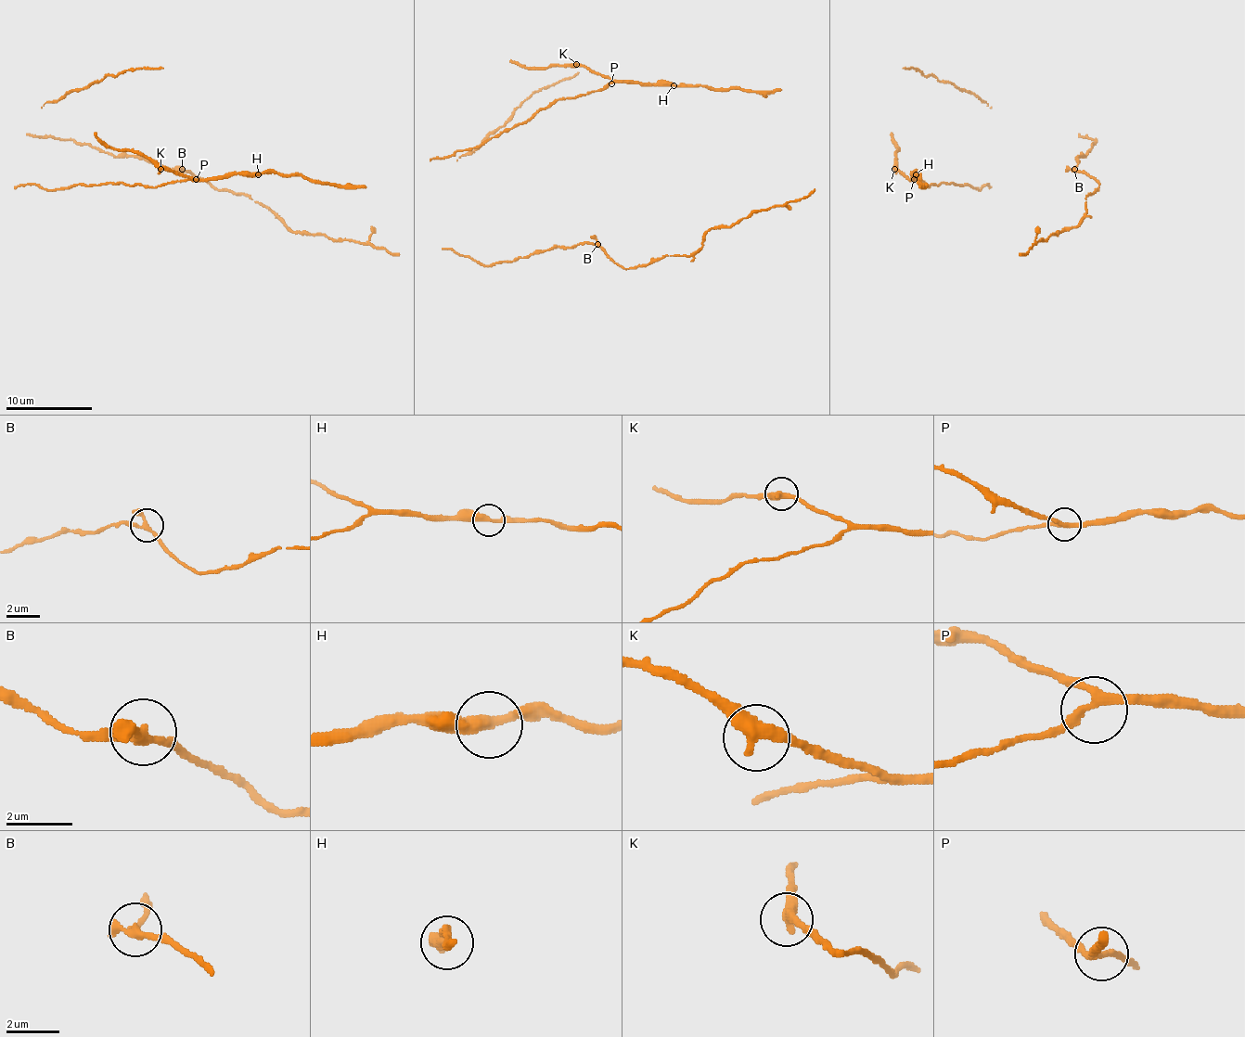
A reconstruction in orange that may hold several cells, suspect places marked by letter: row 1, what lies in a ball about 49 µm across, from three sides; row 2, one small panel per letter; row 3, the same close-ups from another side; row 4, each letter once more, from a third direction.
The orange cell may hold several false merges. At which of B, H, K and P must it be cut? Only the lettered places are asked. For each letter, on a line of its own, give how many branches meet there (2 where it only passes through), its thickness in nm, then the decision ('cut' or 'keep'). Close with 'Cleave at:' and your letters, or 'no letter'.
B: branches 3; calibre 240 nm; keep
H: branches 2; calibre 340 nm; keep
K: branches 2; calibre 420 nm; keep
P: branches 3; calibre 240 nm; keep
Cleave at: no letter

